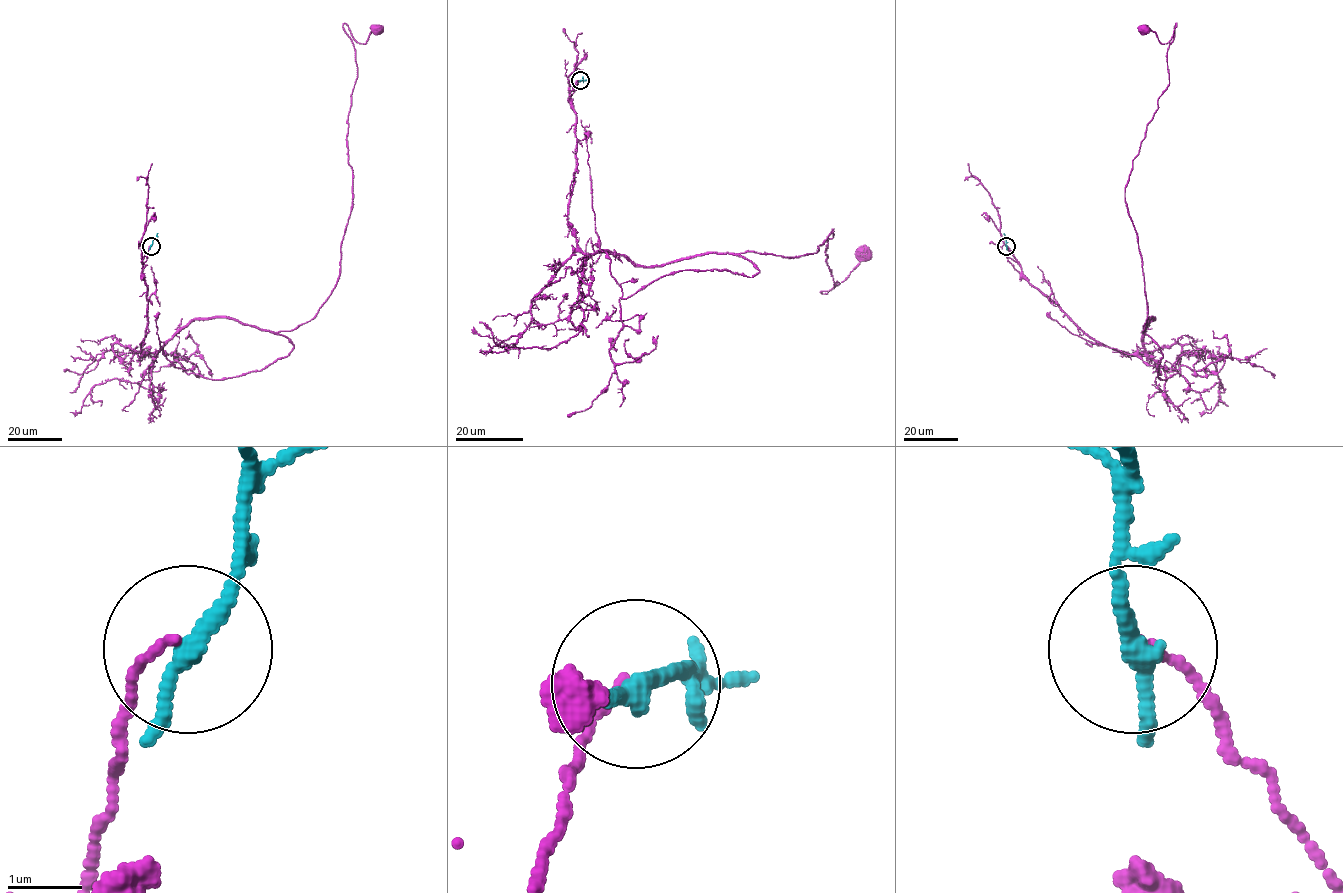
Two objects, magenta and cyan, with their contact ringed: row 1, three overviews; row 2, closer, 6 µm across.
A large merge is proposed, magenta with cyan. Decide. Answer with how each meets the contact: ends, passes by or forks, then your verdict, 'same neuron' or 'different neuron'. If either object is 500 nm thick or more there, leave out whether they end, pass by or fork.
magenta ends | cyan passes by | different neuron

